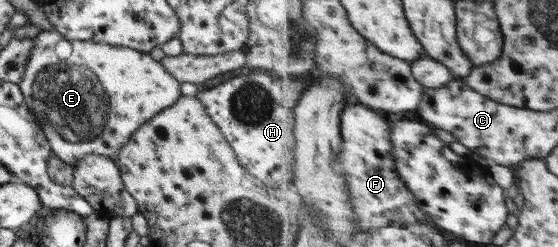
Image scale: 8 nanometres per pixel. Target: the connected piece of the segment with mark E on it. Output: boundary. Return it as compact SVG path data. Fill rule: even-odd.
M54 29L52 31L43 30L32 40L33 47L30 49L23 75L17 85L22 93L25 106L28 108L29 115L35 119L36 125L42 129L43 135L45 135L48 145L52 150L52 154L71 167L77 159L85 157L85 155L99 155L99 157L109 158L110 160L117 158L119 149L129 141L129 137L131 137L135 130L143 126L149 119L152 119L156 113L167 110L167 107L173 105L180 96L180 83L174 77L171 77L165 71L165 68L161 67L158 61L153 60L148 53L129 49L128 47L111 46L101 42L68 40L64 35L57 33Z

